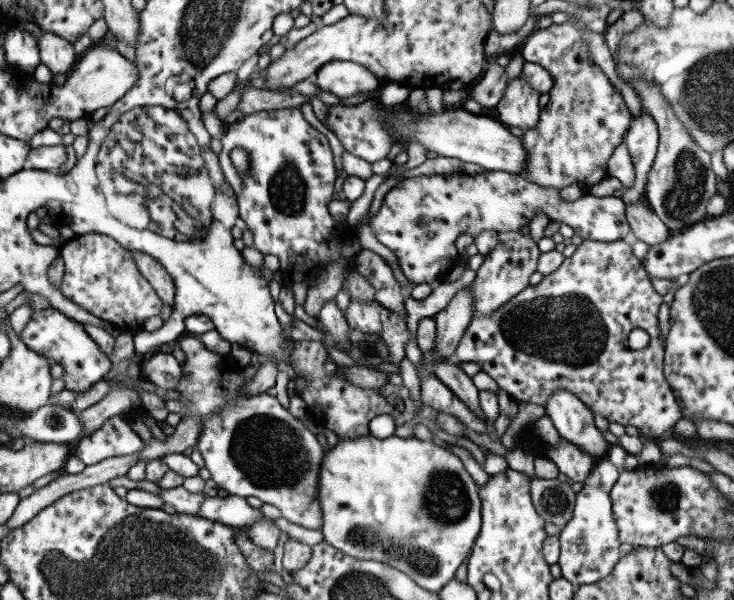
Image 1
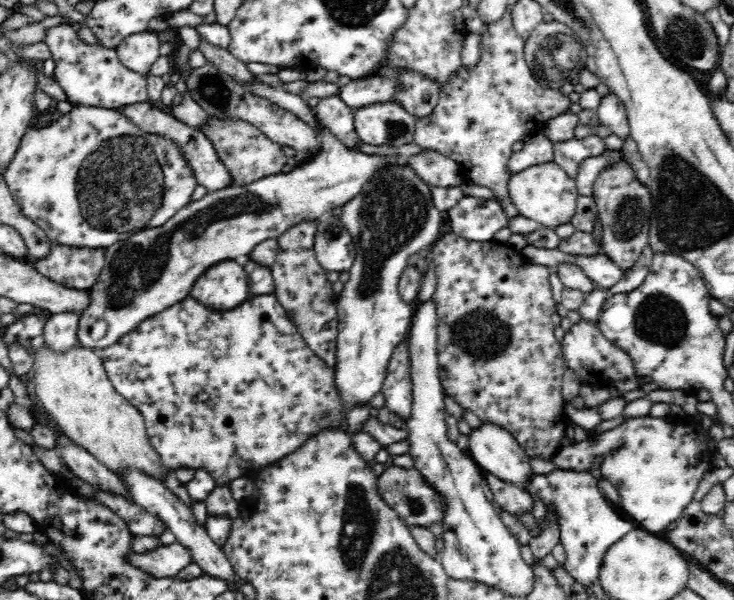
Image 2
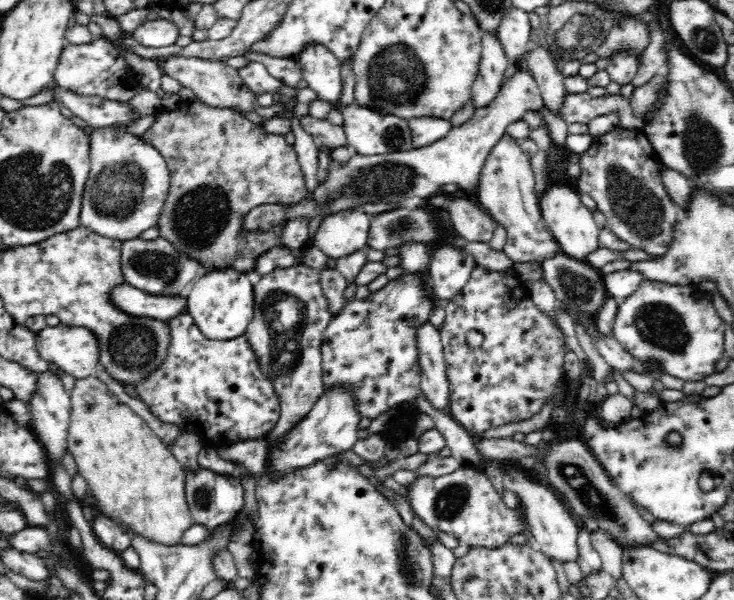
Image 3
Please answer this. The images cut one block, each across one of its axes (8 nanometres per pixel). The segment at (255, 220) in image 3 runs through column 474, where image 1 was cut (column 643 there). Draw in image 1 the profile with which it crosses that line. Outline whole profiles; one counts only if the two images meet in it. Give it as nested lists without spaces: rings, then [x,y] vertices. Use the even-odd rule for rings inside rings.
[[[647,113],[632,117],[628,127],[622,141],[633,163],[634,181],[633,186],[626,189],[620,197],[624,204],[642,199],[646,176],[658,146],[656,124]]]

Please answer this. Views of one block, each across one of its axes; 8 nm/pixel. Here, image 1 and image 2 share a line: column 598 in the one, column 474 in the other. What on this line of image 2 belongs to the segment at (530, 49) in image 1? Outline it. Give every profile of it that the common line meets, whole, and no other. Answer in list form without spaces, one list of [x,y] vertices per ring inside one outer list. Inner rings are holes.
[[[512,8],[496,24],[487,26],[481,40],[481,60],[474,68],[462,67],[458,76],[441,88],[432,114],[417,119],[413,143],[455,160],[465,179],[493,192],[510,220],[520,211],[509,197],[508,183],[514,174],[508,168],[512,146],[539,129],[552,117],[570,113],[571,102],[561,88],[542,87],[528,67],[525,42],[514,29]]]

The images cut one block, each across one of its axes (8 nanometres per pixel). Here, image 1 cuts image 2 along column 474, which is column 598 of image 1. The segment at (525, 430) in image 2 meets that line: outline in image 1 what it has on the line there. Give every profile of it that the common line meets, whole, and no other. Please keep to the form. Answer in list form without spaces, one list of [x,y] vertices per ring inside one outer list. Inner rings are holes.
[[[623,239],[613,242],[581,241],[571,256],[564,257],[562,263],[551,274],[543,276],[538,284],[535,284],[535,286],[528,285],[491,314],[473,316],[458,342],[454,354],[456,361],[469,361],[478,364],[480,370],[491,377],[498,388],[505,390],[506,394],[516,402],[530,402],[543,407],[546,405],[550,393],[560,390],[560,387],[562,387],[562,390],[569,390],[591,412],[603,416],[608,422],[617,422],[623,427],[635,426],[639,429],[641,435],[646,434],[654,439],[667,435],[673,424],[681,417],[680,408],[675,402],[674,395],[662,373],[664,343],[661,341],[661,334],[657,327],[657,309],[661,302],[661,295],[655,292],[649,280],[647,280],[647,276],[645,276],[641,262],[633,256],[632,248],[629,248],[629,244],[625,244]],[[633,328],[644,330],[649,336],[647,345],[642,349],[633,350],[627,346],[627,334]]]

